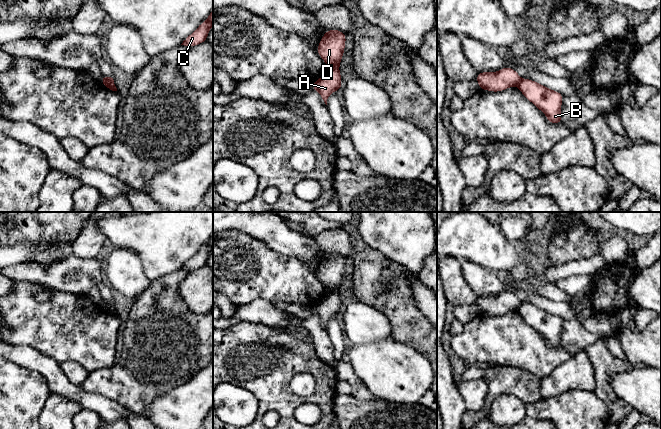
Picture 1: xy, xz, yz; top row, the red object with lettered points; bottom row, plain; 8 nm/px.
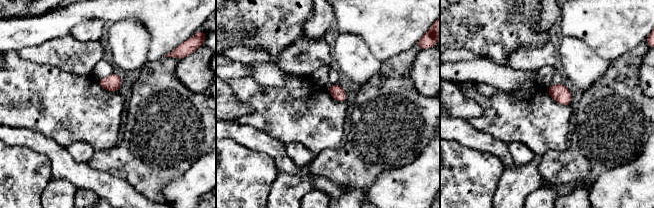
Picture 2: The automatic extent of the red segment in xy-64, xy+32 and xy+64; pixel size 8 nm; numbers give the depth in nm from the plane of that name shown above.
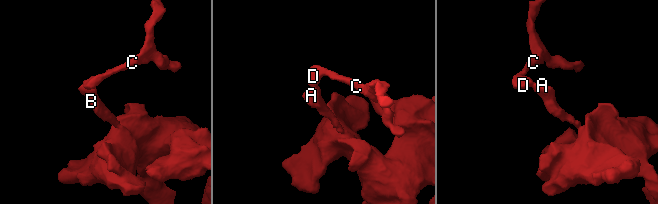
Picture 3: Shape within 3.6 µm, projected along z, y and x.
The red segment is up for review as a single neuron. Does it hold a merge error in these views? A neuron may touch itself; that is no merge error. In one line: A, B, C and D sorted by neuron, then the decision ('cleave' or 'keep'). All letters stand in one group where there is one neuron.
A B / C D | cleave

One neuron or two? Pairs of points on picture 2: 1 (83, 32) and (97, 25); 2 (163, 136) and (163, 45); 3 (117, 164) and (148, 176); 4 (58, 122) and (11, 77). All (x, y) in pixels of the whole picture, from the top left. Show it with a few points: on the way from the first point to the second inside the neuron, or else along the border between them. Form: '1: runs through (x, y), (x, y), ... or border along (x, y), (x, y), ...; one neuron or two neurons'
1: runs through (86, 31), (94, 28); one neuron
2: border along (164, 56), (149, 61); two neurons
3: runs through (125, 164), (136, 164), (140, 168); one neuron
4: runs through (46, 110), (23, 89); one neuron

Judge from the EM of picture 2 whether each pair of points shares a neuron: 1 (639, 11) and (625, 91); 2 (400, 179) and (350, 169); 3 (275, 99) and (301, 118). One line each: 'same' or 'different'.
1: different
2: different
3: same

